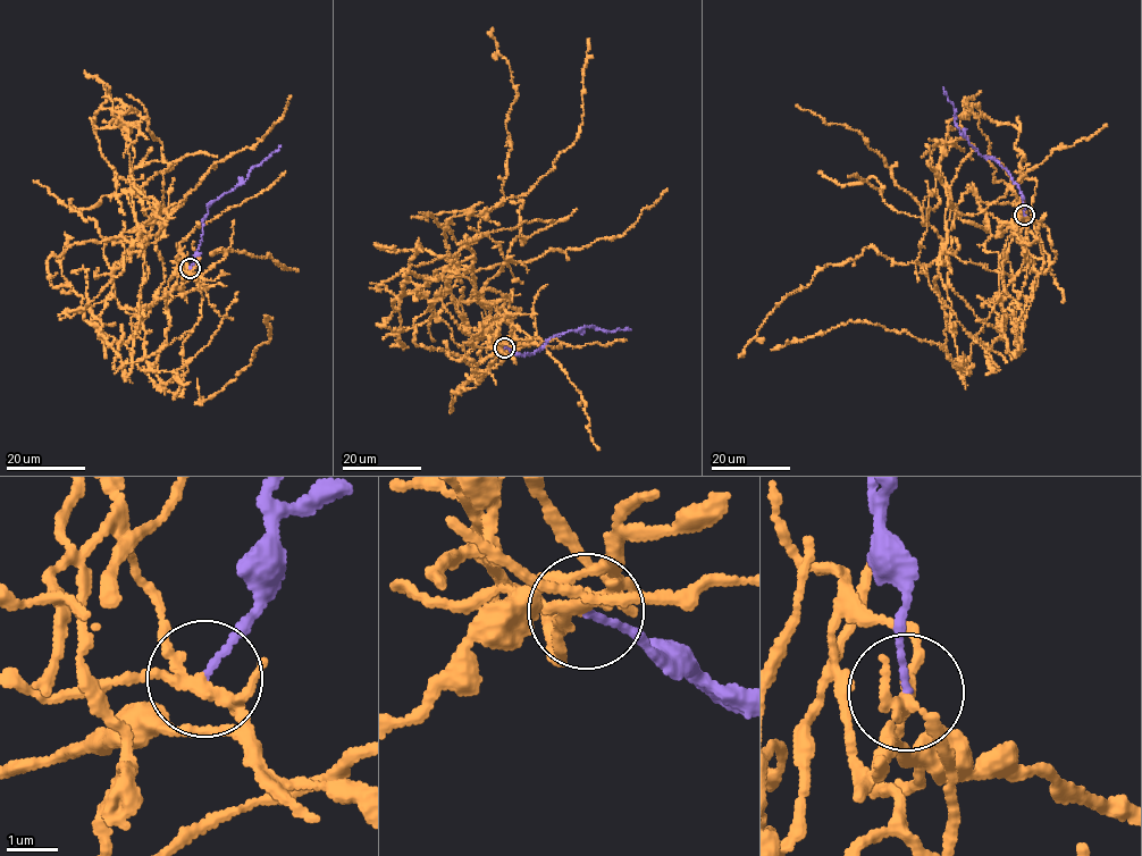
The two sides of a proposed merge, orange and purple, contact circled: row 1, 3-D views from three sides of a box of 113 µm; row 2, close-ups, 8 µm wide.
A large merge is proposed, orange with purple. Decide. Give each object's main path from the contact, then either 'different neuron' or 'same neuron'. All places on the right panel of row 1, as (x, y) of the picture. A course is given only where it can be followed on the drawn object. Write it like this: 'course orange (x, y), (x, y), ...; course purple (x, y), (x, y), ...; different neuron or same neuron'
course orange (1024, 216), (997, 300), (1002, 267), (946, 250), (946, 143), (942, 259), (823, 267), (738, 358); course purple (1024, 216), (1017, 185), (999, 164), (971, 145), (955, 123), (954, 106), (942, 86); different neuron

